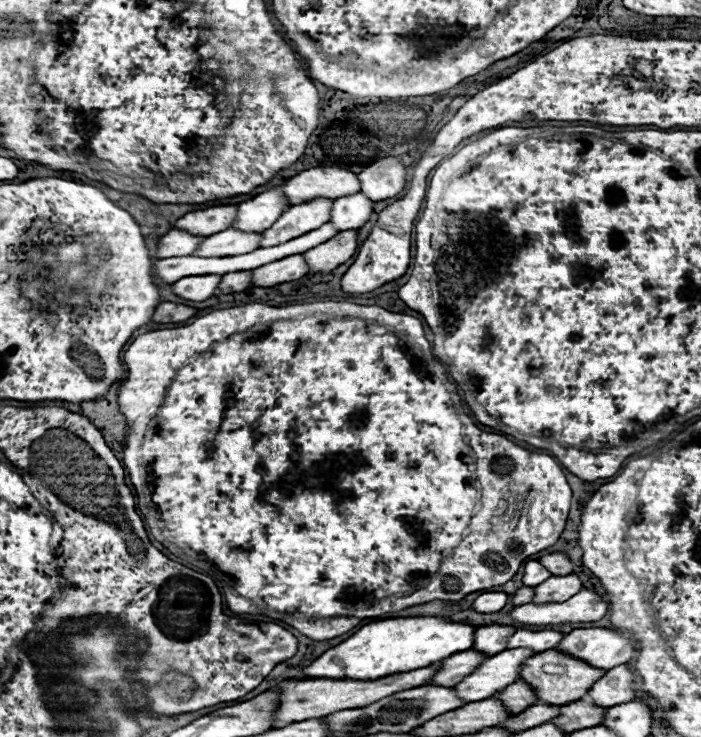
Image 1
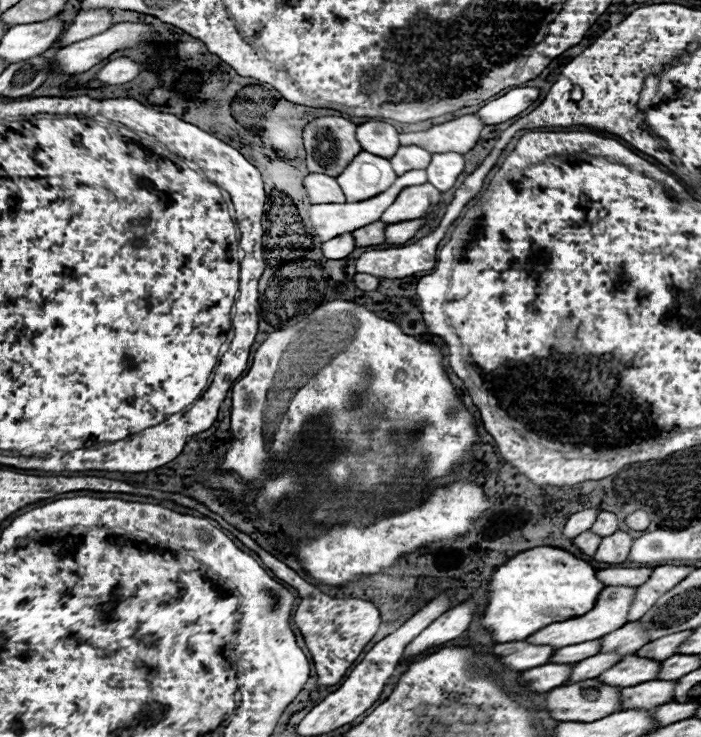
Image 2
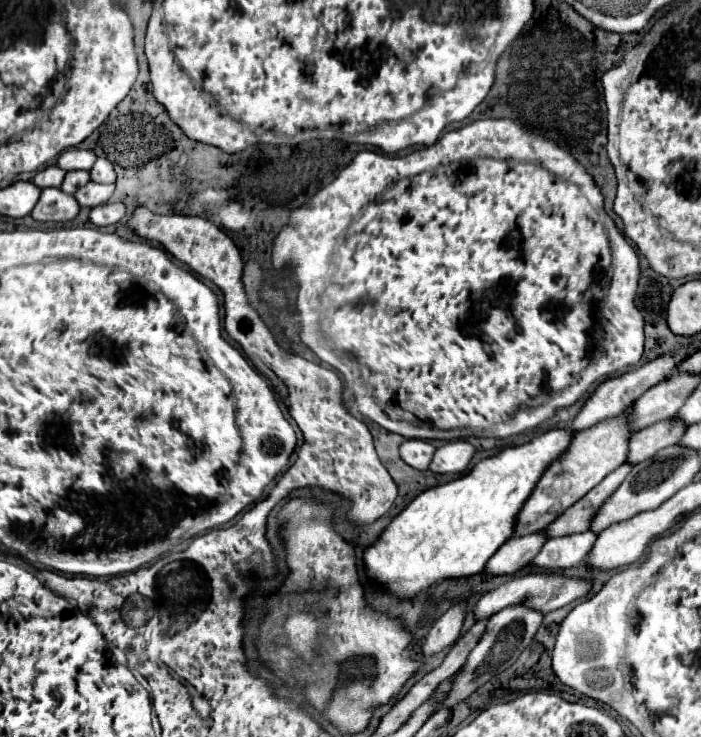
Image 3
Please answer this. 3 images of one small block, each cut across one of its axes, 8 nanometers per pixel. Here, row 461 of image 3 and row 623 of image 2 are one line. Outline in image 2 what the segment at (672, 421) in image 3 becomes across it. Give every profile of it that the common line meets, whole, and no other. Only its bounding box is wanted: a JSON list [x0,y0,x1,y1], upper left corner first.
[602,620,648,654]

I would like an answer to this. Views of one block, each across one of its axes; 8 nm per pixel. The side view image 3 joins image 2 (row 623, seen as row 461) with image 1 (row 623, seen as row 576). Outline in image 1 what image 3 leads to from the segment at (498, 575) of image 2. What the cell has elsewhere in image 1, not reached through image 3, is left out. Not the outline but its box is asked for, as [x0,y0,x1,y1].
[302,616,474,680]

